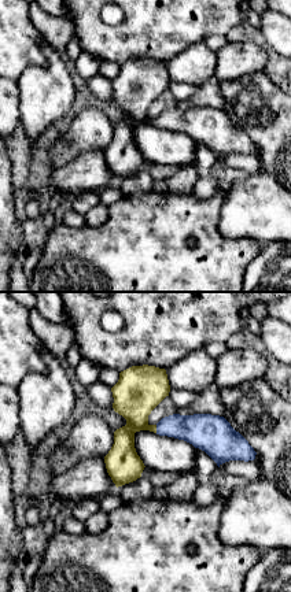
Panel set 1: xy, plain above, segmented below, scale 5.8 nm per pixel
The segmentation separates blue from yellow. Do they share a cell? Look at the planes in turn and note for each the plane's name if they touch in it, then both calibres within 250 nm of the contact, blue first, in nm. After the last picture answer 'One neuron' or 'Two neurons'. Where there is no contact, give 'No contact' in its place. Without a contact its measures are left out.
Touches blue in xy. Thickness 190 nm (blue) against 280 nm

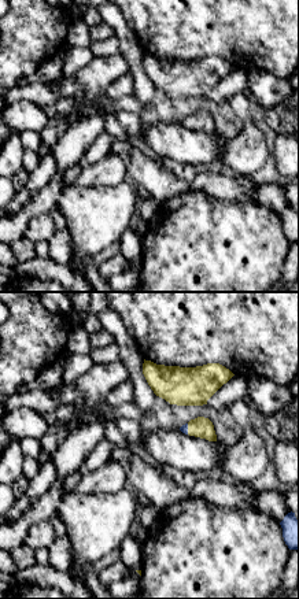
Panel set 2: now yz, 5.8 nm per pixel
Touches blue in yz. Thickness 50 nm (blue) against 120 nm

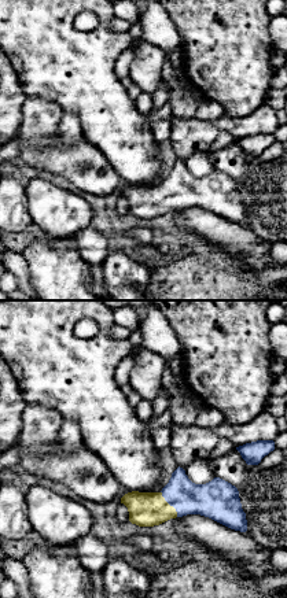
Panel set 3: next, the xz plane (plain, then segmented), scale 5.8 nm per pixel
Touches blue in xz. Thickness 200 nm (blue) against 200 nm

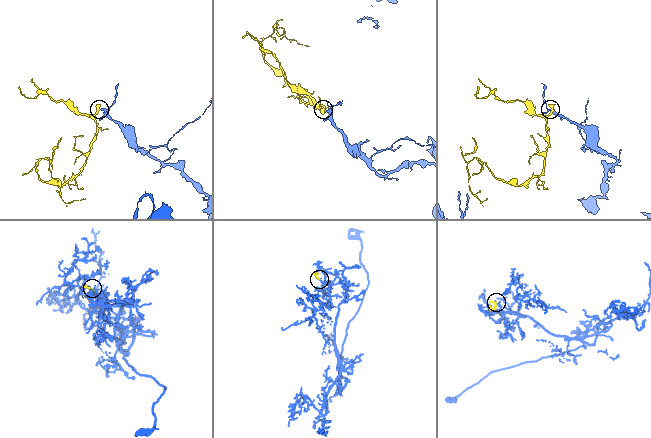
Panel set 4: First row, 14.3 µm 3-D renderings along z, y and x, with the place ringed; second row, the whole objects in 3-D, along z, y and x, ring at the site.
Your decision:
One neuron

